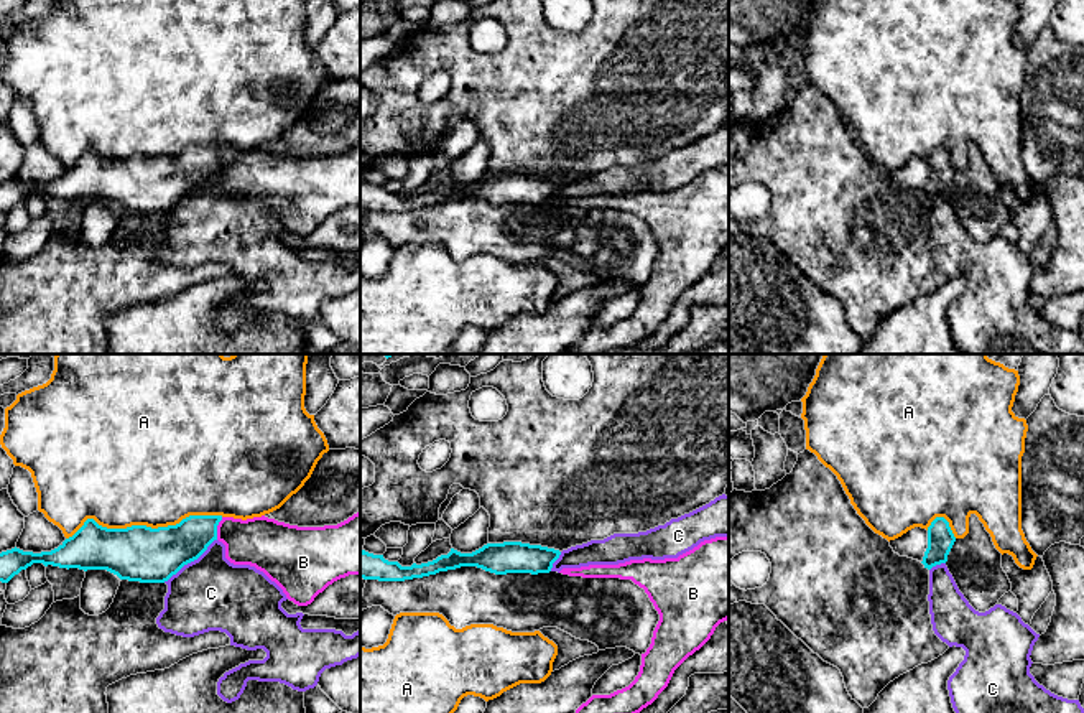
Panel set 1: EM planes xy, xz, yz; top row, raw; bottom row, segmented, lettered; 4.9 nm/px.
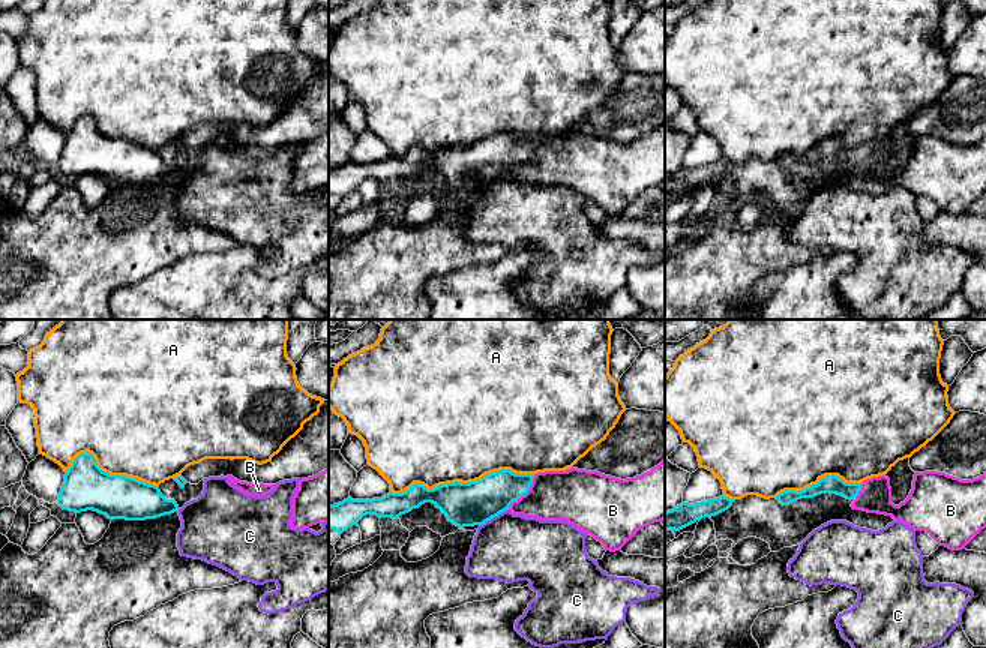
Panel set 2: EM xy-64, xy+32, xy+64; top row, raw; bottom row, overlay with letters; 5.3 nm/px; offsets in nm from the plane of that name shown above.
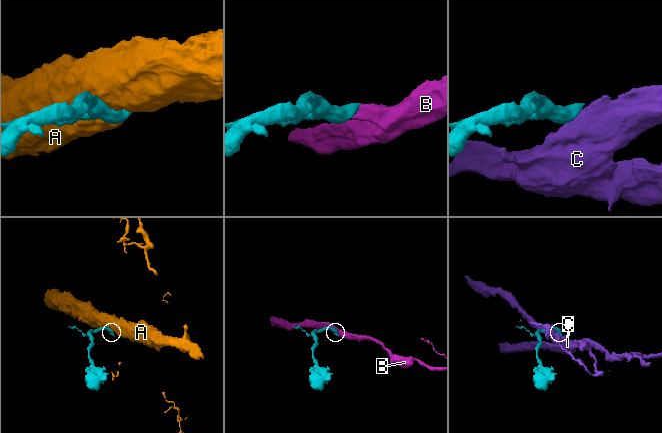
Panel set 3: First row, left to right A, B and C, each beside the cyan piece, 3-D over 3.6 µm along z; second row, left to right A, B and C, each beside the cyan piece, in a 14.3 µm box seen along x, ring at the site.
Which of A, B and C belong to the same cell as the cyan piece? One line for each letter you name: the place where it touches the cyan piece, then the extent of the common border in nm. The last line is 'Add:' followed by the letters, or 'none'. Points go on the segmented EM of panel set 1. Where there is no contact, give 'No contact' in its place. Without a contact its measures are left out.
B: Touches cyan at xy (216, 529). Shared border 120 nm
Add: B

